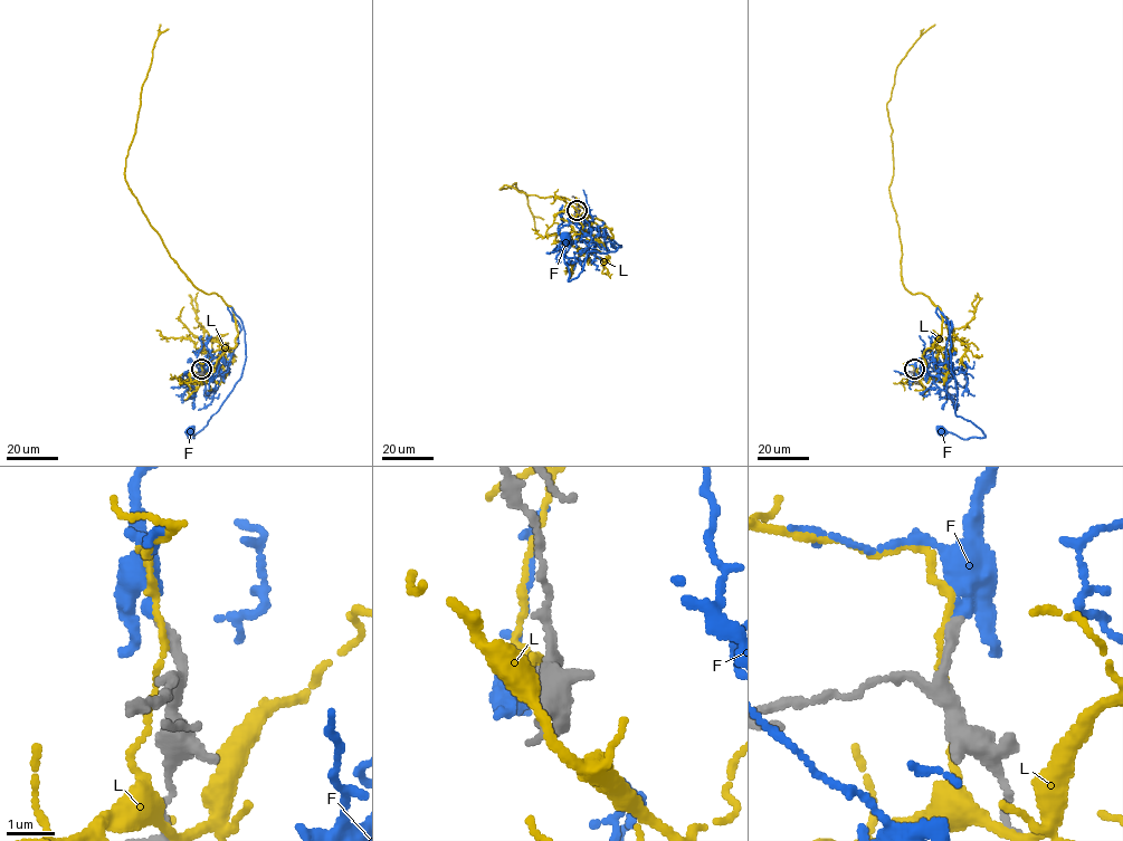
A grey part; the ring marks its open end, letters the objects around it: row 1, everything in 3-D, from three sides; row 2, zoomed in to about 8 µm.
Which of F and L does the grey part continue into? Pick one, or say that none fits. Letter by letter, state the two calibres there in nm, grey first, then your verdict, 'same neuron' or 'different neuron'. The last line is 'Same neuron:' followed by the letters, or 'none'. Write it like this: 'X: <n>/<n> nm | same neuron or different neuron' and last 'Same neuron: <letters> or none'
F: 180/360 nm | same neuron
L: 200/100 nm | different neuron
Same neuron: F

